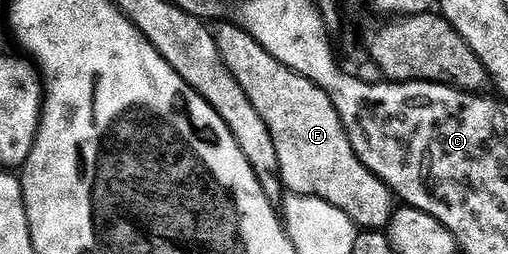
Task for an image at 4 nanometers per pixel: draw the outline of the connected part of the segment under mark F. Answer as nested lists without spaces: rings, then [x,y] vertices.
[[[230,21],[220,31],[216,30],[214,36],[225,65],[232,71],[233,77],[248,95],[253,108],[257,109],[261,120],[268,126],[284,188],[292,195],[320,198],[321,201],[336,206],[337,209],[343,210],[359,229],[378,231],[386,228],[396,213],[397,196],[359,160],[333,101],[313,81],[306,80],[281,61],[277,61],[276,57],[271,56],[261,44],[234,22]]]

